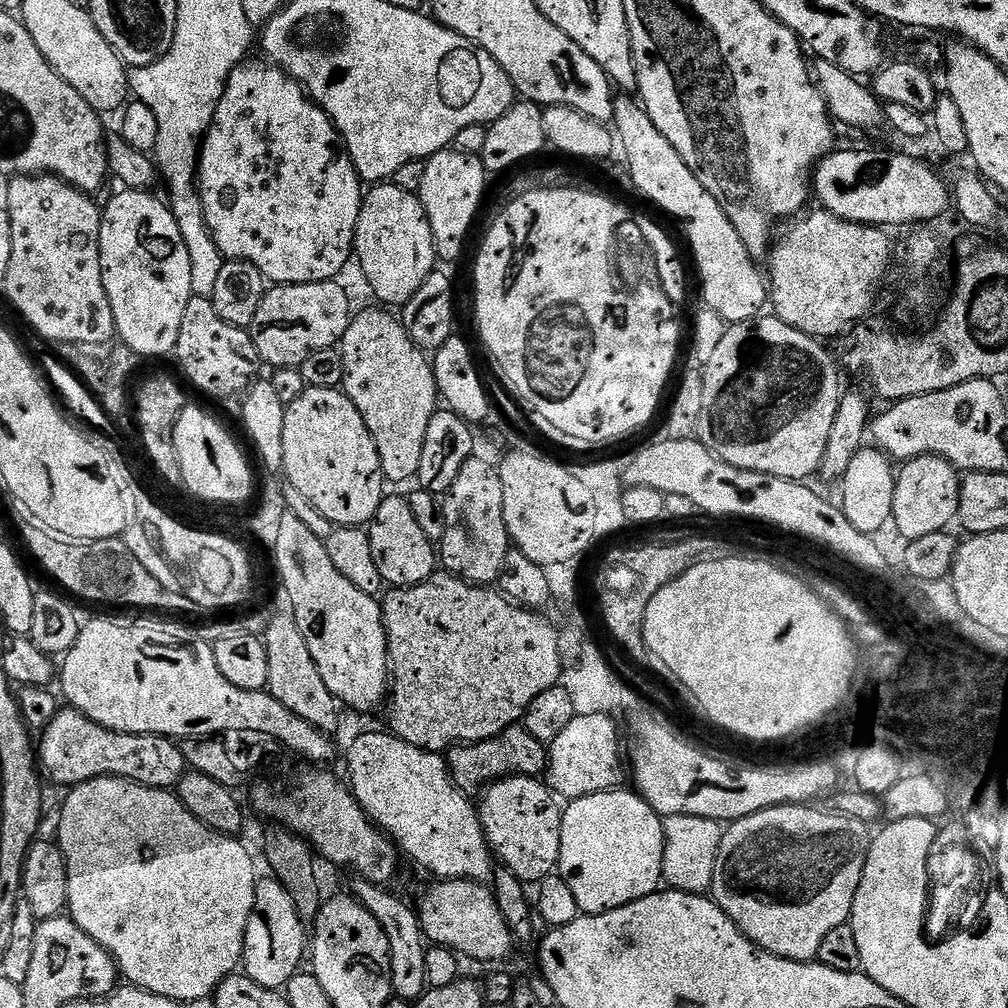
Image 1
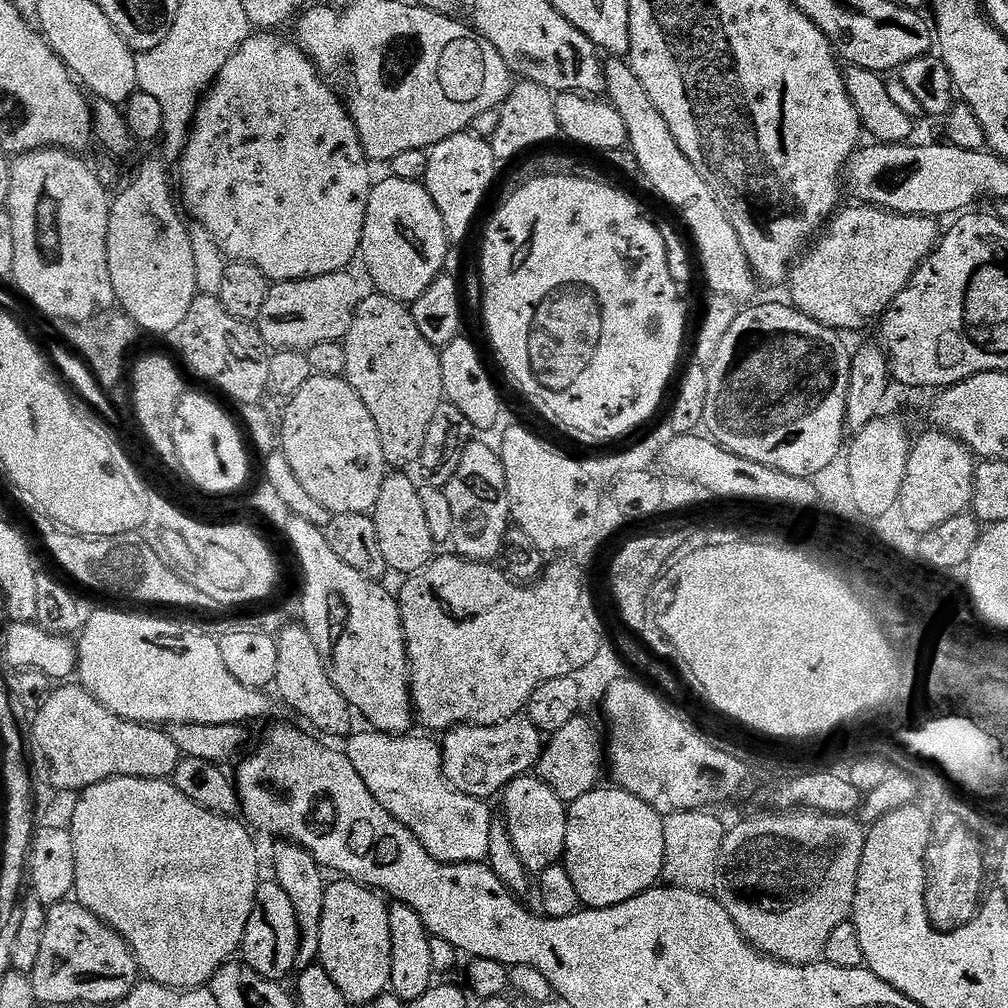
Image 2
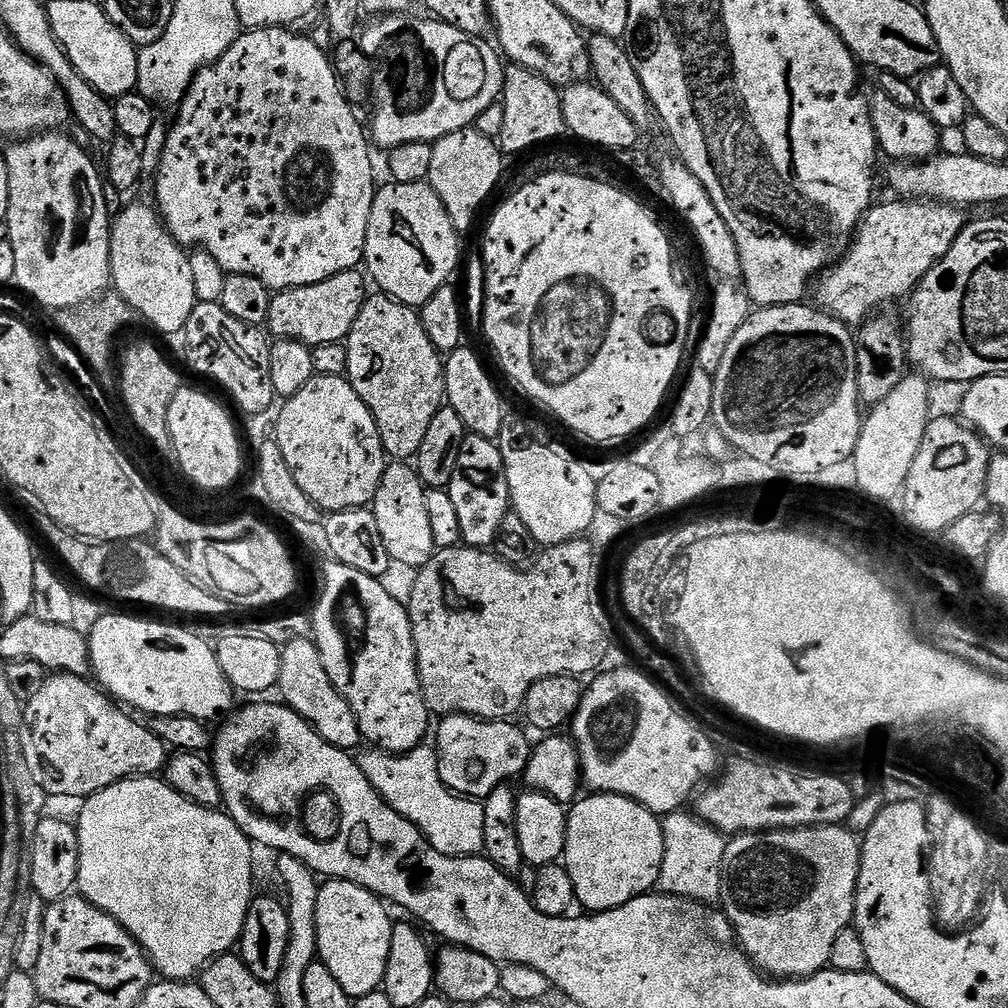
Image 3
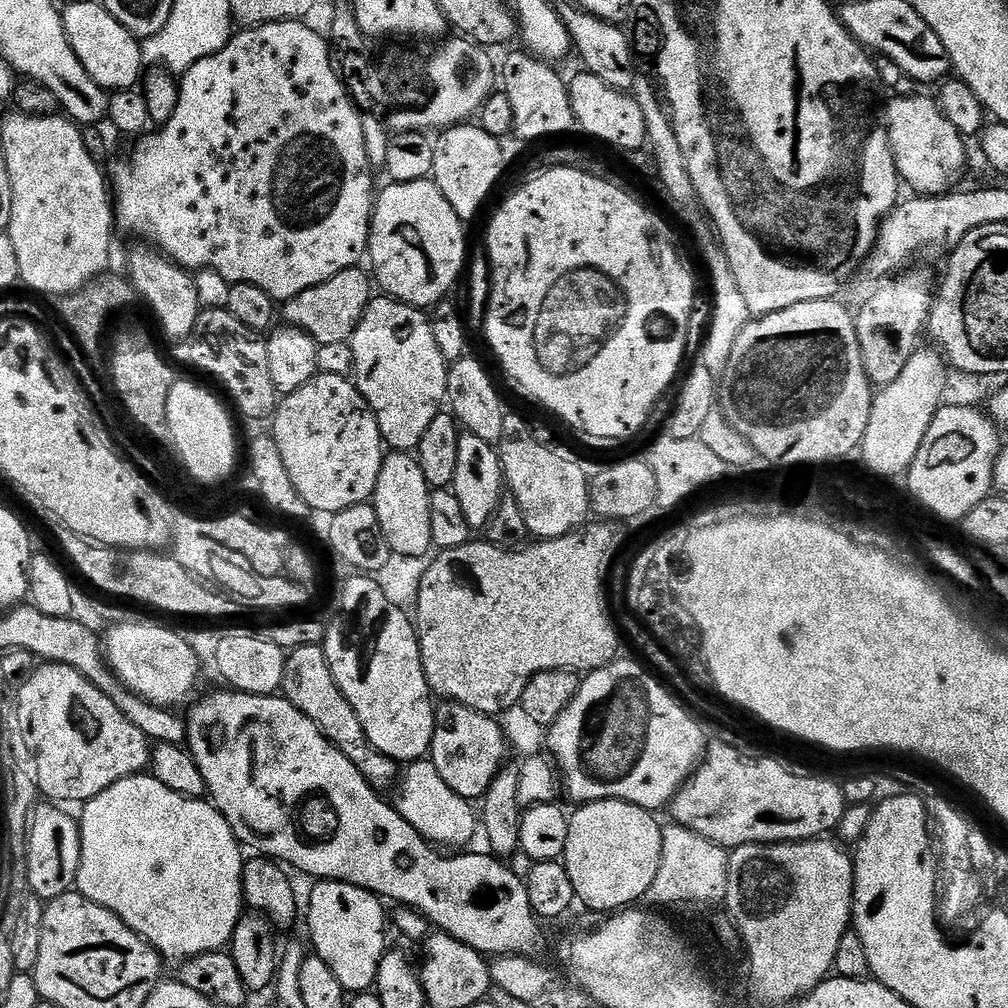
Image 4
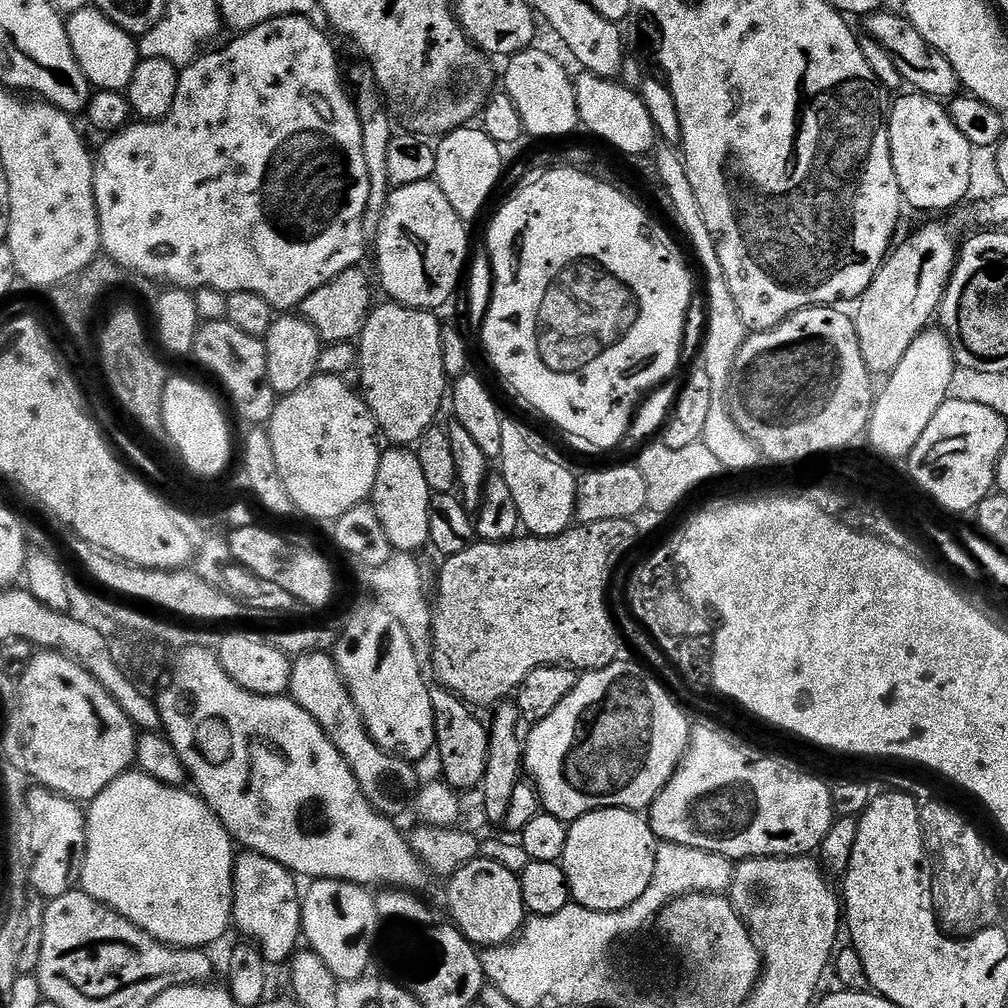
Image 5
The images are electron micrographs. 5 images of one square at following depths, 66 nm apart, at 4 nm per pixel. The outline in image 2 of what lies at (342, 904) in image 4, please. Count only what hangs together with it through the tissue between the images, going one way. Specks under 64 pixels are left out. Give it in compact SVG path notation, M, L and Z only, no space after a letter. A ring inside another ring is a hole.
M347 878L328 884L326 906L322 906L322 934L320 935L319 967L334 978L334 986L342 990L349 1005L367 1006L390 988L390 962L392 961L392 917L389 905L379 900L373 889Z

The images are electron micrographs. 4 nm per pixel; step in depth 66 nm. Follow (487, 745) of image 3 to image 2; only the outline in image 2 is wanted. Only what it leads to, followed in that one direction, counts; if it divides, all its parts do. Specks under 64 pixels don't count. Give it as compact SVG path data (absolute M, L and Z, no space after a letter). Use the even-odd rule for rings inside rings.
M527 714L485 728L477 724L460 724L457 728L449 728L442 736L444 776L453 788L468 796L499 797L509 782L529 775L539 765L545 743L545 737Z

